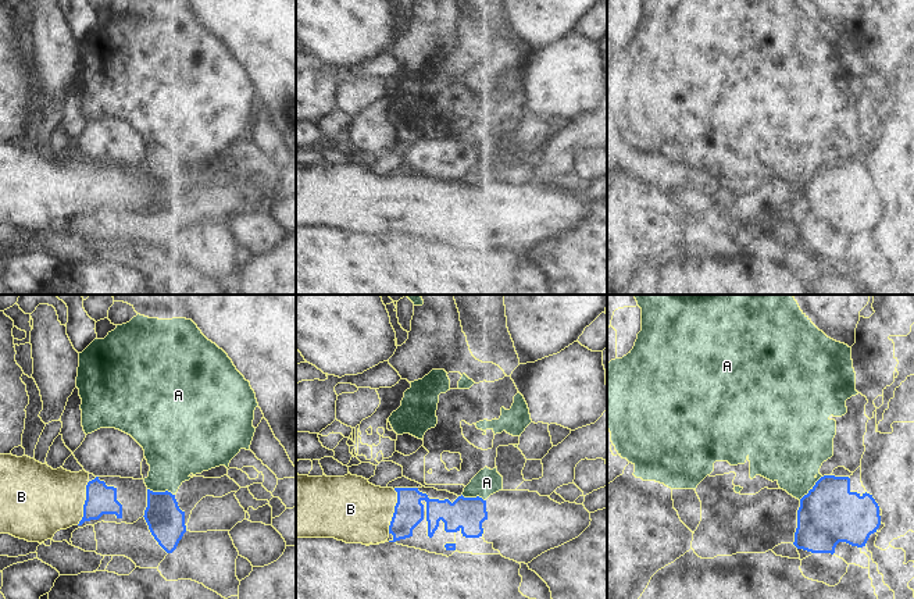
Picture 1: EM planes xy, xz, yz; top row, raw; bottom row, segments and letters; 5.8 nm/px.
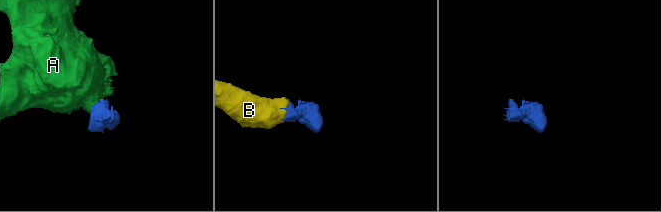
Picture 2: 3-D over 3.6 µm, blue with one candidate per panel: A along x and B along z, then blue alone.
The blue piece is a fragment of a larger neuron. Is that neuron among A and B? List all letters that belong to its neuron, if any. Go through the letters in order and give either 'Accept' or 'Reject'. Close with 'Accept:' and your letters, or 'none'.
A: Reject
B: Accept
Accept: B

